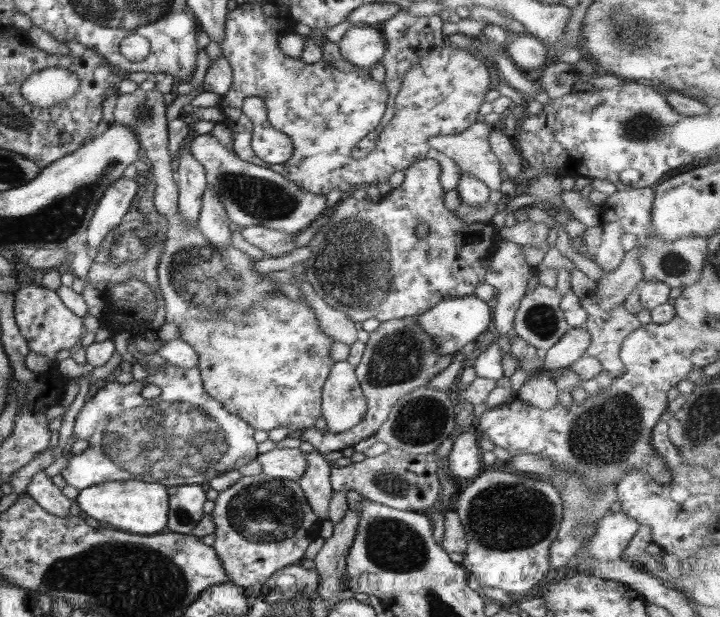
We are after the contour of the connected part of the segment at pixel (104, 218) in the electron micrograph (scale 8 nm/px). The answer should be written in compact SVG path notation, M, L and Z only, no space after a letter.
M122 176L102 194L90 219L85 245L90 255L95 255L102 246L106 234L116 228L132 206L138 190L137 178Z

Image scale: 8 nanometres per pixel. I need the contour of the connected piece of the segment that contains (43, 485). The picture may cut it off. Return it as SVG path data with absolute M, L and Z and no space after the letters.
M44 469L37 471L25 491L46 512L57 517L64 517L70 513L72 499L67 498L62 489L52 483L52 478Z

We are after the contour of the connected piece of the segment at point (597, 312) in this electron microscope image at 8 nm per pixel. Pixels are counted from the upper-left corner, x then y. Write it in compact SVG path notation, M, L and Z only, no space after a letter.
M590 296L581 299L581 306L587 313L584 328L591 339L585 356L598 360L603 370L613 378L622 375L624 364L619 358L622 342L642 324L622 304L604 311L597 306L593 296Z

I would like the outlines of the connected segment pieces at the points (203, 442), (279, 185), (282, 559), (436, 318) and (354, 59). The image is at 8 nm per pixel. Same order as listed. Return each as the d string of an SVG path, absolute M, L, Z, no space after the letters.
M139 363L133 365L134 381L120 384L114 379L99 384L96 394L86 400L78 412L73 435L76 440L87 440L88 447L81 454L67 452L67 466L60 471L66 484L79 491L108 481L138 479L159 482L162 486L202 485L230 470L250 464L258 456L255 429L237 415L226 410L203 387L197 368L184 369L170 365L145 370Z
M210 133L192 138L190 153L204 166L208 185L218 190L220 202L234 224L243 227L264 226L286 234L299 234L329 211L326 195L312 194L300 188L270 166L258 166L238 158Z
M263 472L259 475L242 476L228 490L219 492L214 500L215 507L210 513L215 530L212 548L216 550L225 574L230 583L251 591L254 595L261 592L261 586L278 570L298 563L305 556L310 542L320 536L321 518L316 516L306 500L306 495L298 481L283 478L272 478Z
M474 295L464 298L442 298L436 306L426 313L418 315L417 322L422 326L438 346L437 354L447 356L462 351L466 344L472 341L480 341L492 327L492 304L479 300Z
M350 26L337 43L342 58L362 69L371 69L381 62L386 50L383 33L375 26Z

